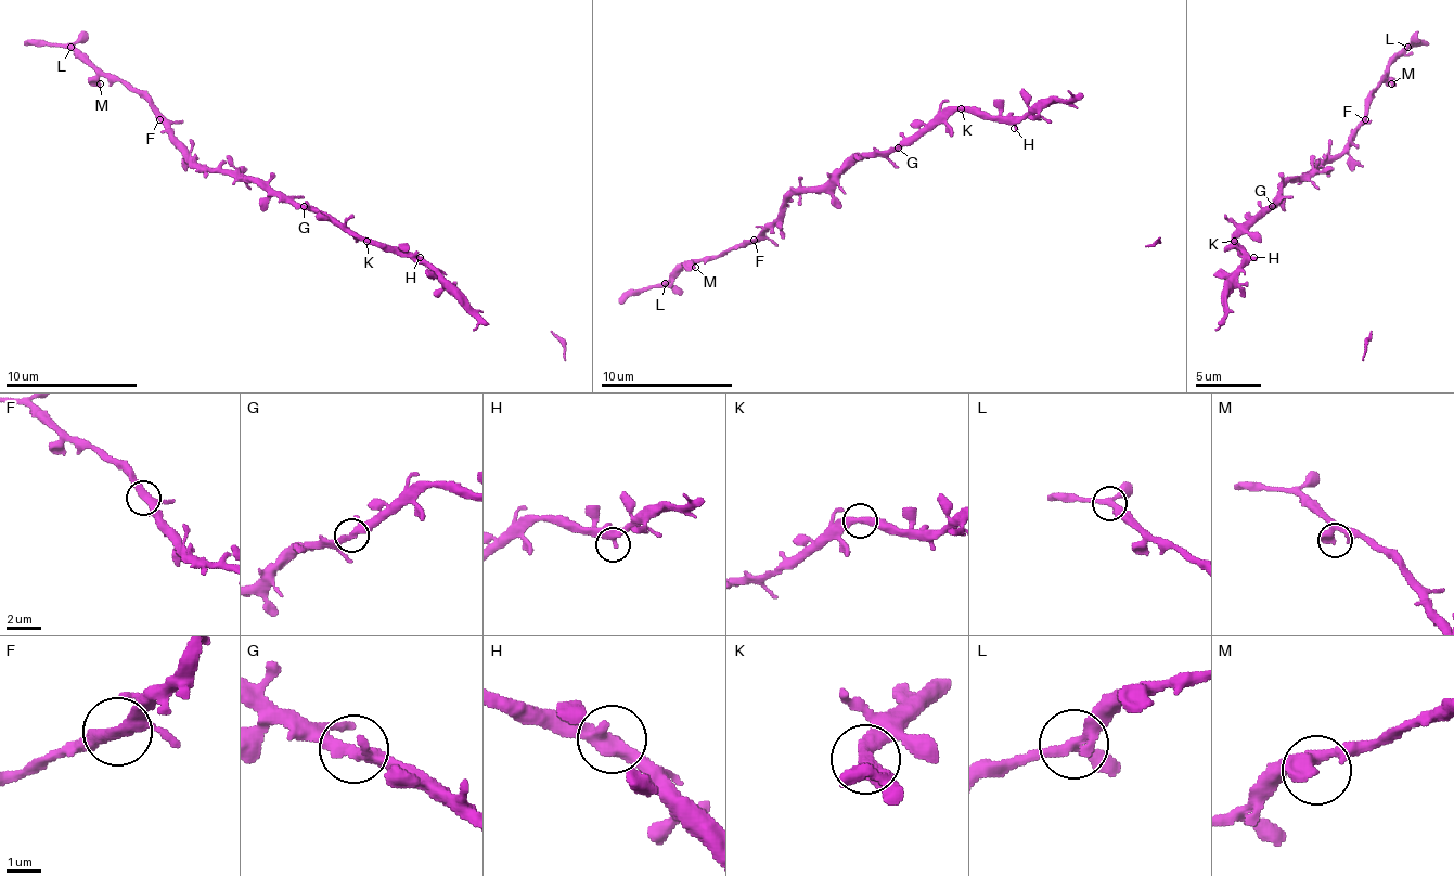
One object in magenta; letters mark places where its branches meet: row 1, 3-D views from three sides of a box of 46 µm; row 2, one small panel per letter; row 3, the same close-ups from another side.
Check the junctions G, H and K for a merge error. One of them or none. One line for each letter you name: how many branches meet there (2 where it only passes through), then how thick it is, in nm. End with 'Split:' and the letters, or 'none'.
Split: none

